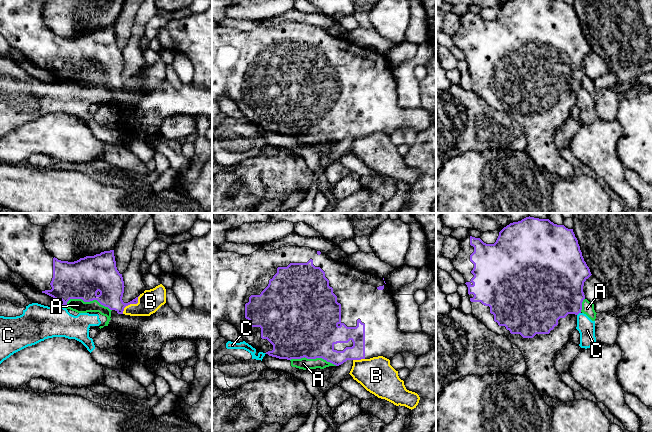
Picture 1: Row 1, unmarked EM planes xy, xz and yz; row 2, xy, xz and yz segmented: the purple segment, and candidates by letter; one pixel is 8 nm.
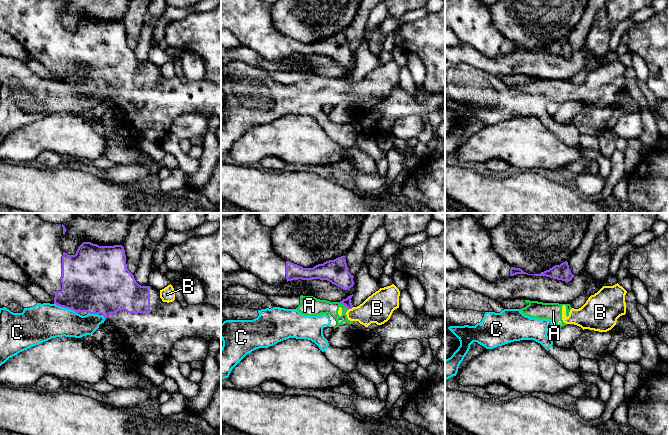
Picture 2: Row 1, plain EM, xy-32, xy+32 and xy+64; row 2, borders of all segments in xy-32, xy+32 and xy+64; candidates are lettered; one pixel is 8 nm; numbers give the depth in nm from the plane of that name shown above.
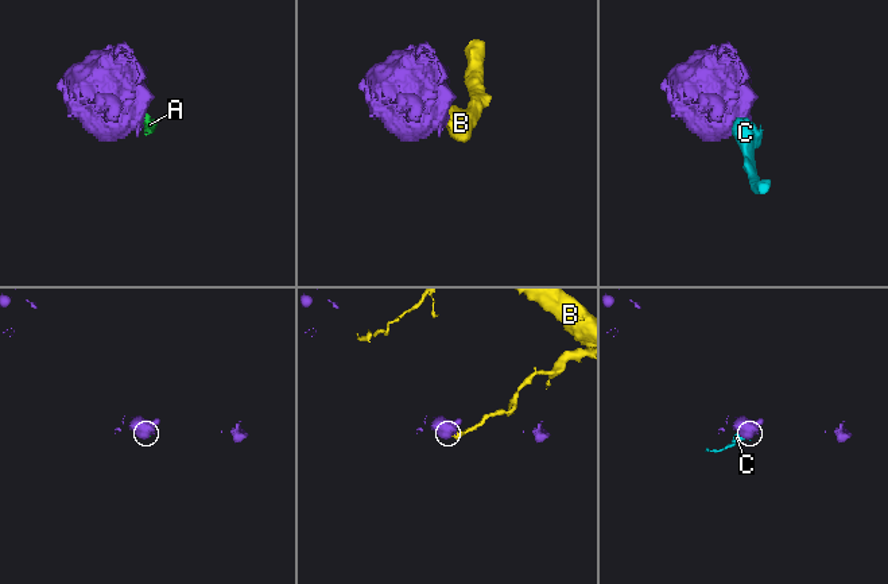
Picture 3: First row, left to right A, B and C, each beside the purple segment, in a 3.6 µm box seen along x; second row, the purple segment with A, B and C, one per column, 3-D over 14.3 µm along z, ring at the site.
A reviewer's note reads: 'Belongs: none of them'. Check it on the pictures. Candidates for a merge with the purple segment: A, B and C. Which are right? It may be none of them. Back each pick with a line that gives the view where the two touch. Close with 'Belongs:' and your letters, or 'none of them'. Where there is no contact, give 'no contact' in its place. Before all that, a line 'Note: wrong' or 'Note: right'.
Note: right
Belongs: none of them

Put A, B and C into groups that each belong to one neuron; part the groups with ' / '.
A B C

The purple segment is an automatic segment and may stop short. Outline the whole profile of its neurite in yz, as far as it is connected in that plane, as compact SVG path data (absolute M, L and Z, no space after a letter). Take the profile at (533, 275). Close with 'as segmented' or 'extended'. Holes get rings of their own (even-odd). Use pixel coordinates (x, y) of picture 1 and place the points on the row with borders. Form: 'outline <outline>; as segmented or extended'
outline M529 216L504 227L494 244L467 236L460 241L460 251L452 263L466 281L472 305L471 314L489 330L506 336L518 347L526 362L526 376L535 389L542 396L550 396L558 402L574 401L574 391L563 382L562 375L554 365L556 353L566 346L577 327L577 315L581 313L585 299L584 282L592 275L573 229L554 224L549 219Z; extended

